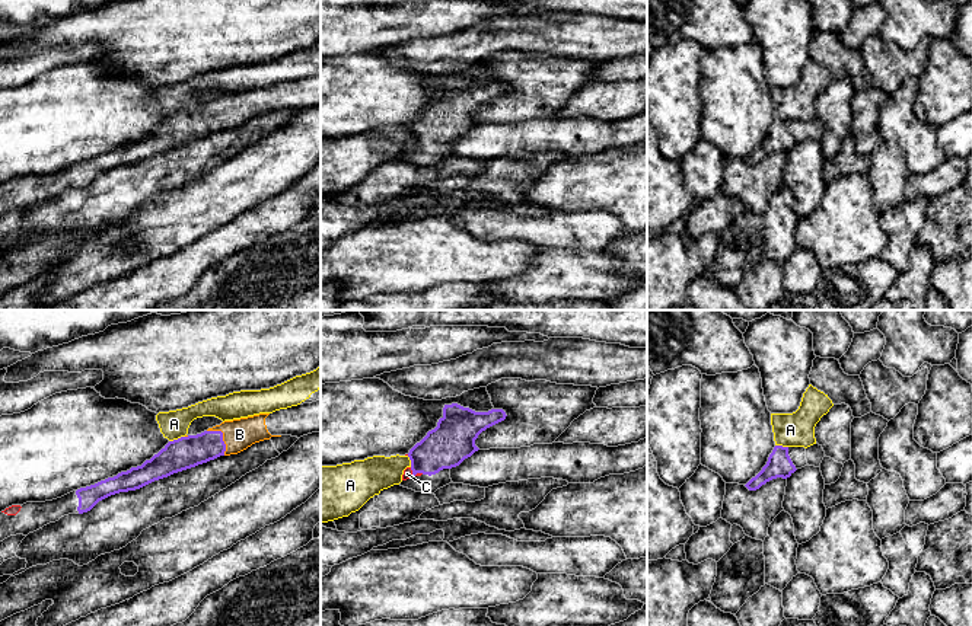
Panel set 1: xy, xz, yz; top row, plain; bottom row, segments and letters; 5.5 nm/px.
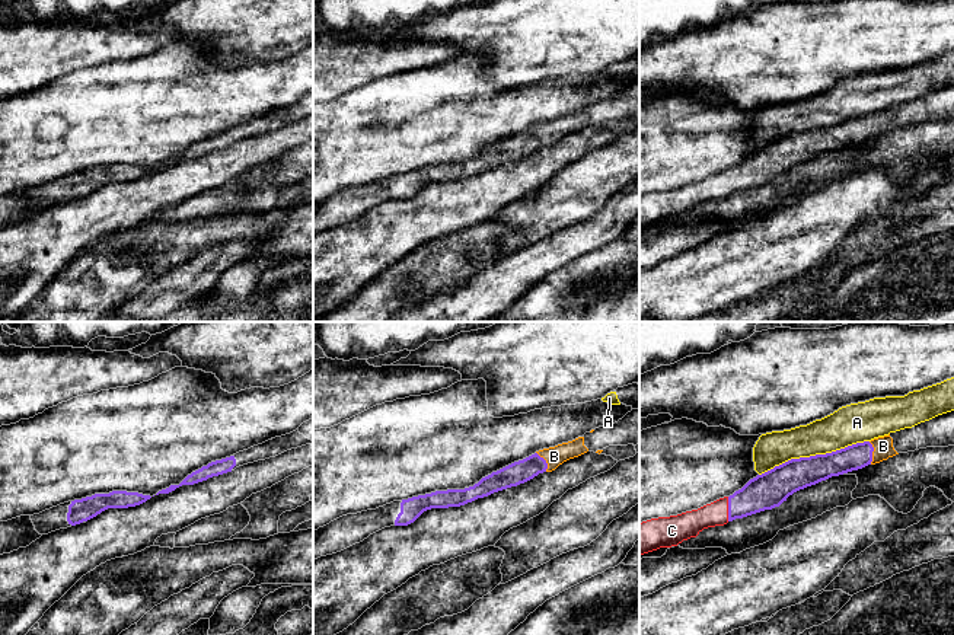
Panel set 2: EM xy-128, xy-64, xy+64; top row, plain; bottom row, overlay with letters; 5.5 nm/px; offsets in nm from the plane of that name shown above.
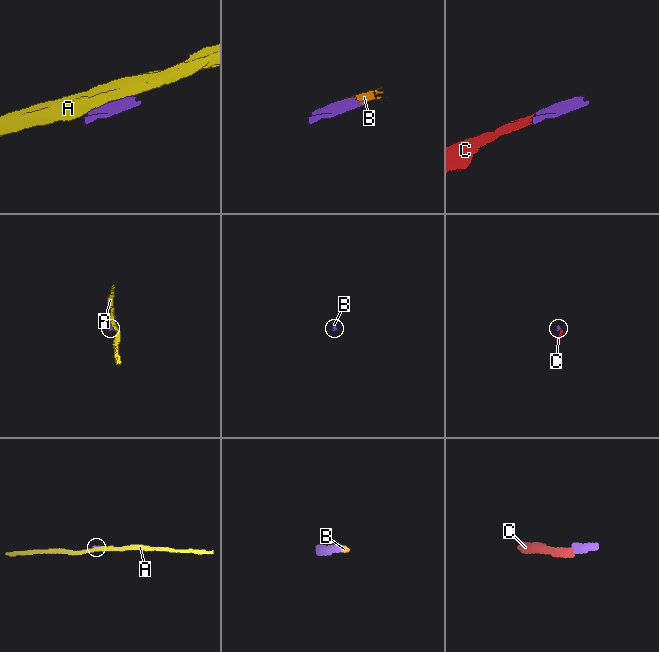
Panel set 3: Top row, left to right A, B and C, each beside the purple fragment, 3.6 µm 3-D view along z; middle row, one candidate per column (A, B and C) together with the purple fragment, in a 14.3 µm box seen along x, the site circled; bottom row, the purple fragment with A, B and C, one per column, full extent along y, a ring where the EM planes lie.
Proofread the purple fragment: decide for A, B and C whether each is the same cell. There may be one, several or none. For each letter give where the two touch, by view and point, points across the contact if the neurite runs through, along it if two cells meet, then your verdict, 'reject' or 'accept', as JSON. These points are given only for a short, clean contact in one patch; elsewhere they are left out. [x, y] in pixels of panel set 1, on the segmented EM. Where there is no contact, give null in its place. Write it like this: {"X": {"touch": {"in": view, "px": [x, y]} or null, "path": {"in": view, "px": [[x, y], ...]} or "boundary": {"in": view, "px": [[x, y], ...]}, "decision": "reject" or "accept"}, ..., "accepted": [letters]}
{"A": {"touch": {"in": "xy", "px": [178, 438]}, "decision": "reject"}, "B": {"touch": {"in": "xy", "px": [222, 437]}, "decision": "accept"}, "C": {"touch": {"in": "xz", "px": [416, 473]}, "path": {"in": "xz", "px": [[446, 446], [416, 473], [407, 473]]}, "decision": "accept"}, "accepted": ["B", "C"]}

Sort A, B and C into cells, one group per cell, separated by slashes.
A / B C

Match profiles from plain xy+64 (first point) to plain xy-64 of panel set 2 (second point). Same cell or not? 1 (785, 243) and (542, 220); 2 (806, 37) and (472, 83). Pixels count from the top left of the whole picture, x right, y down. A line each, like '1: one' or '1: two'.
1: one
2: two

